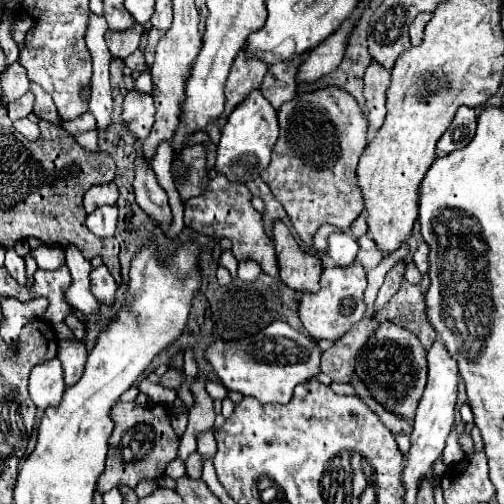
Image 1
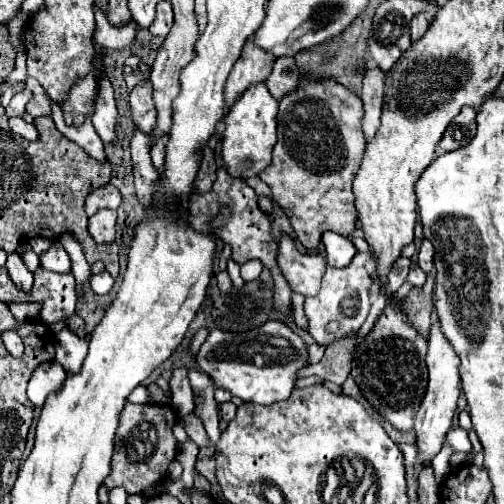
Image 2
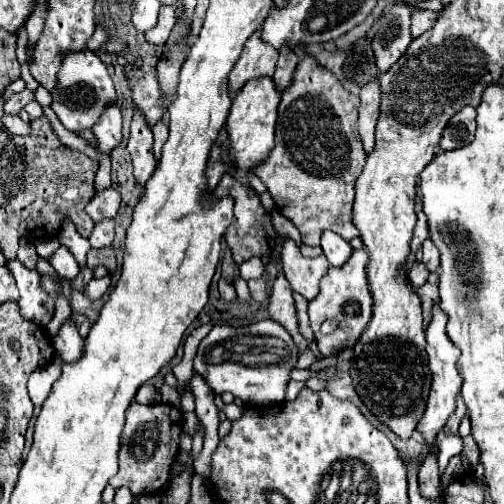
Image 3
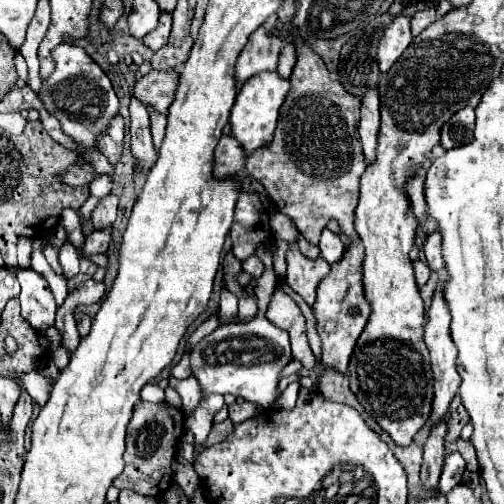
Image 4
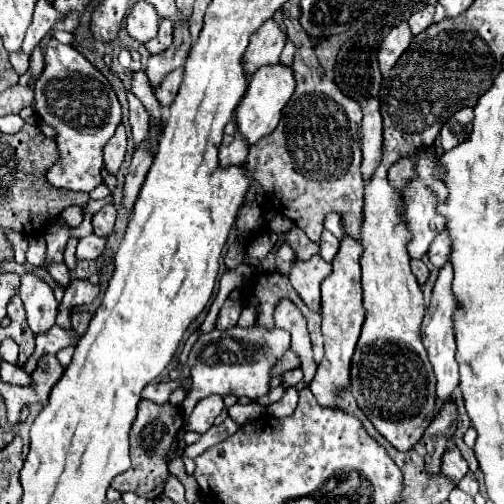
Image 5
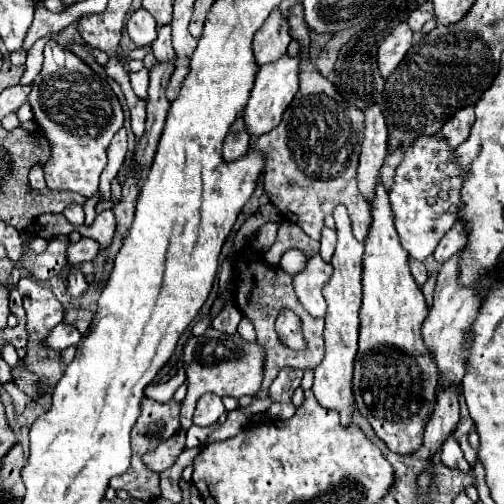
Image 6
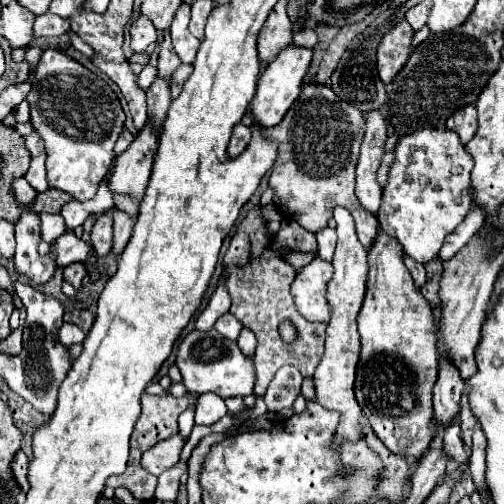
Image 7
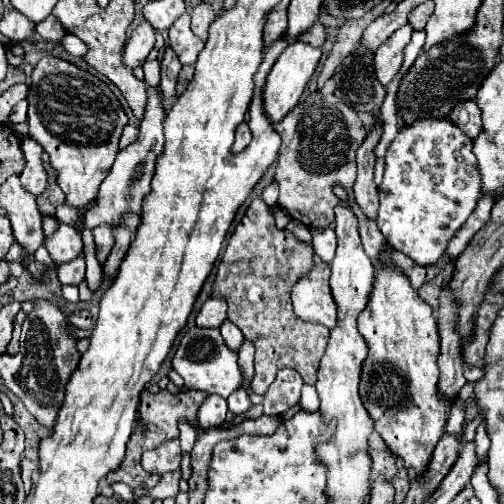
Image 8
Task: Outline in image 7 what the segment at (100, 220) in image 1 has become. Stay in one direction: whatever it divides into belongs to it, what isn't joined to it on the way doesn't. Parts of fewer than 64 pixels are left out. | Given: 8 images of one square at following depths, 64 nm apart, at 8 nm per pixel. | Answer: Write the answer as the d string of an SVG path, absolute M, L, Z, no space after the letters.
M66 230L62 236L58 236L52 242L52 252L56 258L56 264L60 268L72 264L72 262L86 262L88 258L88 244L84 240L78 240L78 236L74 234L74 230Z

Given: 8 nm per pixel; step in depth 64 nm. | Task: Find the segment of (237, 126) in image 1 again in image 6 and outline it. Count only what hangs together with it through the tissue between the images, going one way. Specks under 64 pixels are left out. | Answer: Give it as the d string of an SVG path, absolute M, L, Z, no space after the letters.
M284 54L280 60L260 66L260 72L256 74L256 82L254 82L254 88L250 94L250 100L244 108L244 120L246 120L246 126L252 132L252 136L262 136L280 124L284 110L288 108L294 94L298 92L300 60L302 60L302 56Z

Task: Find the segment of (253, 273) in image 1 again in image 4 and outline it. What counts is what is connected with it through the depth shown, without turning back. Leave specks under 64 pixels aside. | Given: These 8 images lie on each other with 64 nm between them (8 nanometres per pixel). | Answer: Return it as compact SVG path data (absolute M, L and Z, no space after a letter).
M250 256L248 260L242 262L242 270L248 272L248 274L252 274L254 278L258 278L258 276L264 272L264 264L262 264L256 256Z

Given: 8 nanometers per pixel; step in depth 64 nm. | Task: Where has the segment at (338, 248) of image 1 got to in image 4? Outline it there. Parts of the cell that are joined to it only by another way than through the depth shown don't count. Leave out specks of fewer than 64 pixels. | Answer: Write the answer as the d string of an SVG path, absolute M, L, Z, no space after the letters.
M324 230L322 232L322 238L320 238L320 254L326 262L334 264L342 258L342 252L344 252L344 244L340 242L340 238L336 234L332 234L330 230Z

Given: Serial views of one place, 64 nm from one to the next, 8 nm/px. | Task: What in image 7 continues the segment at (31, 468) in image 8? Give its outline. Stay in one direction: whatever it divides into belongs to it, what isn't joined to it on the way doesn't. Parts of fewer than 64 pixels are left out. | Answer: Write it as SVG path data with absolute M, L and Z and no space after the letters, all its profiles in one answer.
M18 452L16 454L16 458L14 458L14 462L12 462L12 472L14 472L14 478L16 478L16 482L22 486L22 490L24 492L28 492L29 483L28 478L26 478L26 474L28 474L28 458L26 458L26 454L24 452Z

